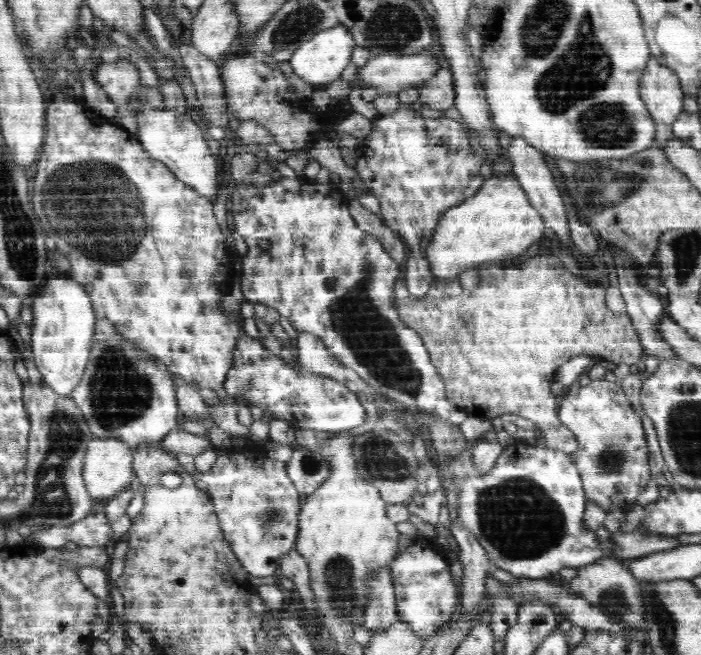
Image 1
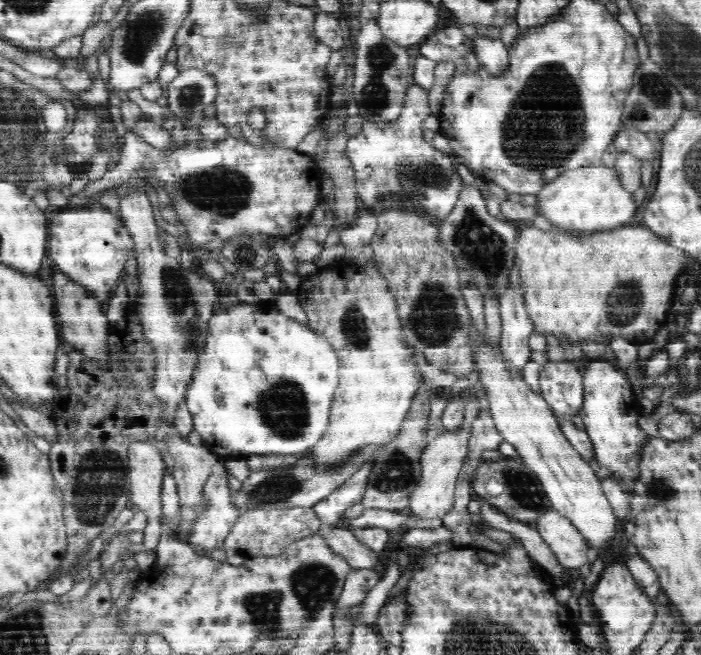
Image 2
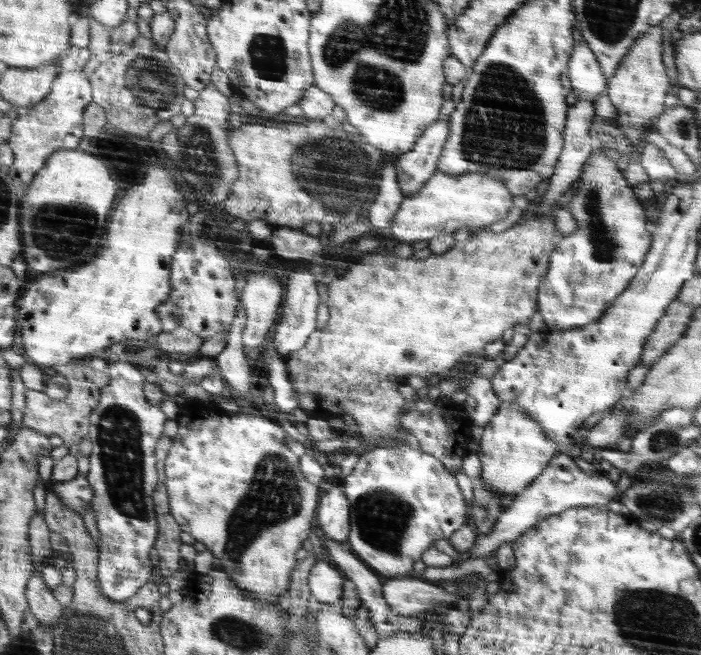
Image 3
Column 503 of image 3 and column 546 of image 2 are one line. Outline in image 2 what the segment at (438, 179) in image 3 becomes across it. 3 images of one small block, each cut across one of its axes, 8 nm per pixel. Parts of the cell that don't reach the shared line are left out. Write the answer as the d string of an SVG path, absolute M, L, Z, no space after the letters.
M604 164L583 166L563 172L552 182L545 183L537 194L535 206L512 201L500 201L501 213L499 217L518 224L529 224L535 216L544 216L556 229L581 235L582 232L592 233L606 231L610 228L618 228L630 224L630 219L636 214L637 207L634 204L632 194L618 180L614 167L606 167Z

